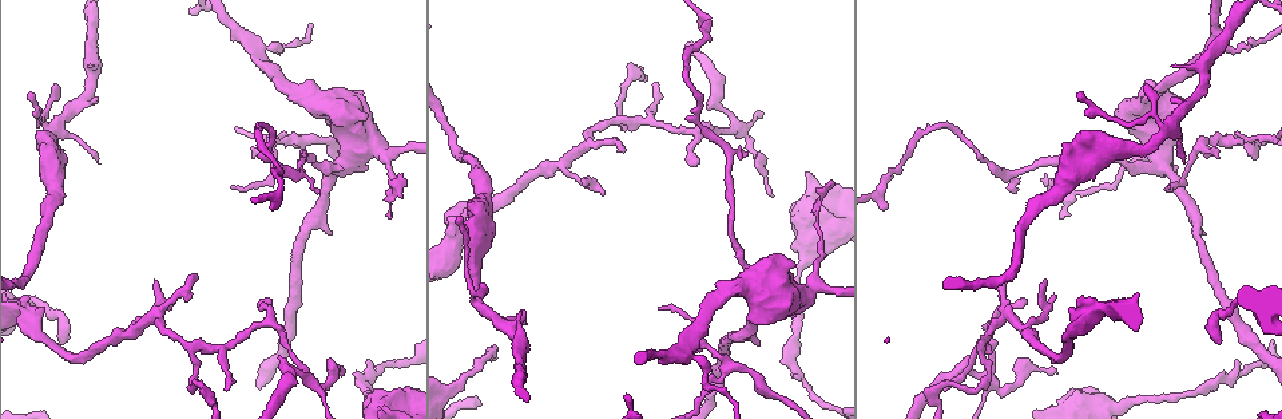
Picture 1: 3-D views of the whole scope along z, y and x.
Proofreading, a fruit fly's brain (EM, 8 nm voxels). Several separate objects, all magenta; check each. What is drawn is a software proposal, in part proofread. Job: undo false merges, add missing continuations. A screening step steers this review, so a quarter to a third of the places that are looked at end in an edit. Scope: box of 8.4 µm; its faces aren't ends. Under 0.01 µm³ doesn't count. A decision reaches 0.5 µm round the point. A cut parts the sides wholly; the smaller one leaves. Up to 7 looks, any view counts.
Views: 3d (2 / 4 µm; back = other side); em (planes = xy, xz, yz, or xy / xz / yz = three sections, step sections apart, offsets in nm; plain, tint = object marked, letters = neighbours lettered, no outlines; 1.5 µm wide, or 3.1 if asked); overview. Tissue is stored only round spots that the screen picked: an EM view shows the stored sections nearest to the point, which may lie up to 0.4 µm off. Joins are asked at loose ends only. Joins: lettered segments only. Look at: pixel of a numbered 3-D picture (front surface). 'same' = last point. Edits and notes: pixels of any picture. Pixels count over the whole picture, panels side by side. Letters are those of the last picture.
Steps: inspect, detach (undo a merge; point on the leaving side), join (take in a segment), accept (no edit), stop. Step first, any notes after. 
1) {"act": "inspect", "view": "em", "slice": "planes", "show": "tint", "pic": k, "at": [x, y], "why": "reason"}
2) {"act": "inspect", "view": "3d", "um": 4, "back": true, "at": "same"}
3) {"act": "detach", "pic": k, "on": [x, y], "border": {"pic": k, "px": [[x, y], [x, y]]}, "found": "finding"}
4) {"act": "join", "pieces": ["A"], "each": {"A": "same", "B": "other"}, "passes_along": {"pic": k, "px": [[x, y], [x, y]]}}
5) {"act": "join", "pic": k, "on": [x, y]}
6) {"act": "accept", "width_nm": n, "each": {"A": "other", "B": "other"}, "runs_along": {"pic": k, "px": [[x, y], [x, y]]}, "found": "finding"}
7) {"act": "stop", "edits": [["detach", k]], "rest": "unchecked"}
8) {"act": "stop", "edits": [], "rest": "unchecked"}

{"act": "inspect", "view": "em", "slice": "planes", "show": "letters", "pic": 1, "at": [42, 304], "why": "sharp bend"}

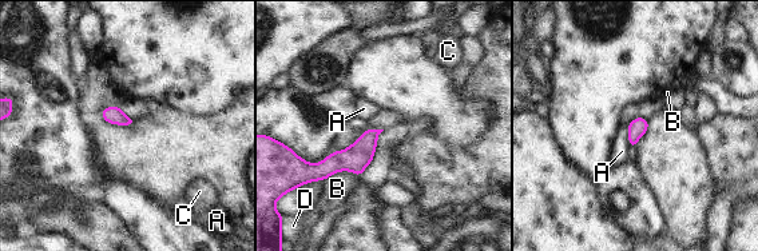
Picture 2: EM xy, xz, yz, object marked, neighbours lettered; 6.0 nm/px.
{"act": "accept", "each": {"A": "other", "B": "other", "C": "other", "D": "other"}, "border": {"pic": 2, "px": [[626, 127], [628, 144], [633, 150]]}, "found": "one cell here"}

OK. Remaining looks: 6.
{"act": "inspect", "view": "em", "slice": "planes", "show": "letters", "pic": 1, "at": [49, 128], "why": "three-way junction"}

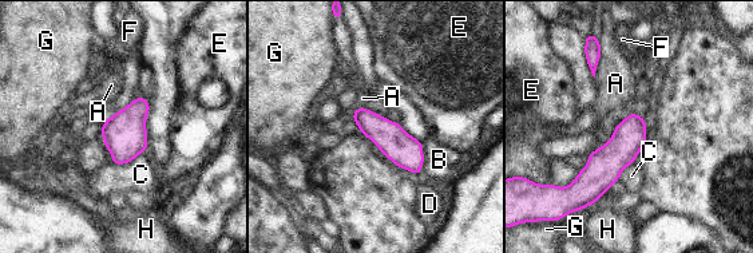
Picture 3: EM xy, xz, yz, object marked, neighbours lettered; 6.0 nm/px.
{"act": "accept", "each": {"A": "other", "B": "other", "C": "other", "D": "other", "E": "other", "F": "other", "G": "other", "H": "other"}, "runs_along": {"pic": 3, "px": [[641, 121], [593, 182], [591, 197]]}, "found": "one cell here"}

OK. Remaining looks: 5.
{"act": "inspect", "view": "em", "slice": "planes", "show": "letters", "pic": 1, "at": [135, 333], "why": "side arm on a straight run"}

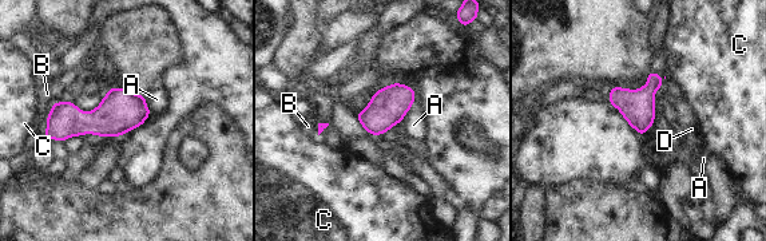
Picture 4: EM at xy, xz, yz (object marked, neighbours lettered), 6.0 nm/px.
{"act": "accept", "width_nm": 200, "each": {"A": "other", "B": "other", "C": "other", "D": "other"}, "border": {"pic": 4, "px": [[415, 101], [401, 123]]}, "found": "continuous, no second cell"}

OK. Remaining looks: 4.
{"act": "stop", "edits": [], "rest": "unchecked"}

